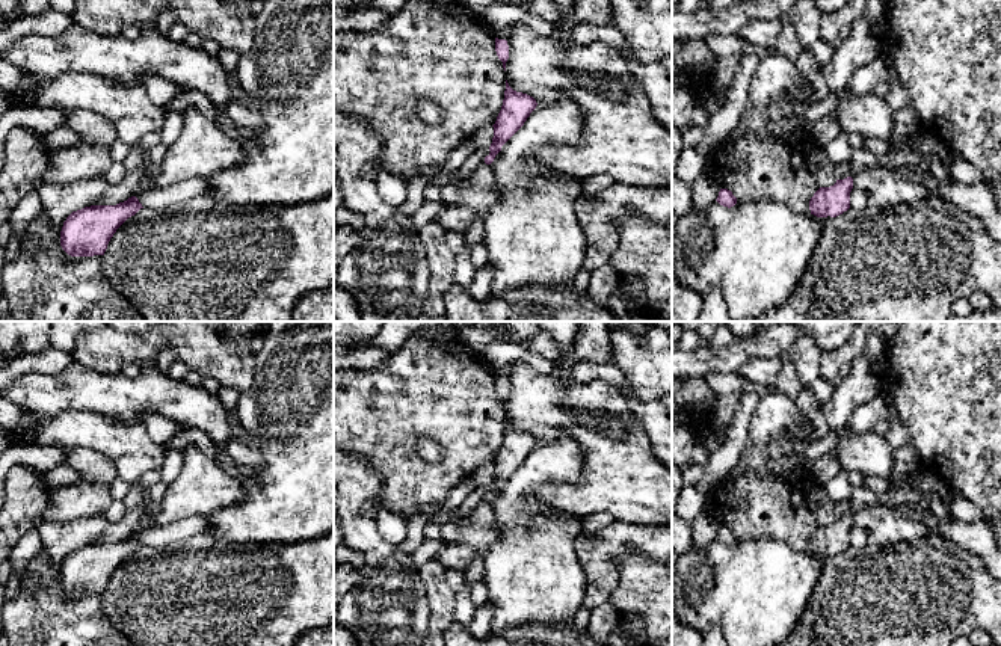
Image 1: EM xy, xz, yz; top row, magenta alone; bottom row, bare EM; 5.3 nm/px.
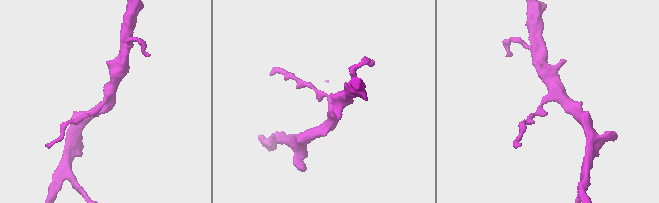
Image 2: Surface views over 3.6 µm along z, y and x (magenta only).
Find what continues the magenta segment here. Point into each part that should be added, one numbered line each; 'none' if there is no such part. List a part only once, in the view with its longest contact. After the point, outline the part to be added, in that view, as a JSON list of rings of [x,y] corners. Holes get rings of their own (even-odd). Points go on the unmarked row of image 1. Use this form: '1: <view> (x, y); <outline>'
none

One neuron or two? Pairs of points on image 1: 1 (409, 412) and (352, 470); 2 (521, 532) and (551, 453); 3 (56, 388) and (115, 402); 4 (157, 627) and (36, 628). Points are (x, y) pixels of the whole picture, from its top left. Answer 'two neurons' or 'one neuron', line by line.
1: two neurons
2: one neuron
3: one neuron
4: two neurons

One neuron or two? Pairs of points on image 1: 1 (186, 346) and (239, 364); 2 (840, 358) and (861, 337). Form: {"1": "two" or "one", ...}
{"1": "one", "2": "one"}

